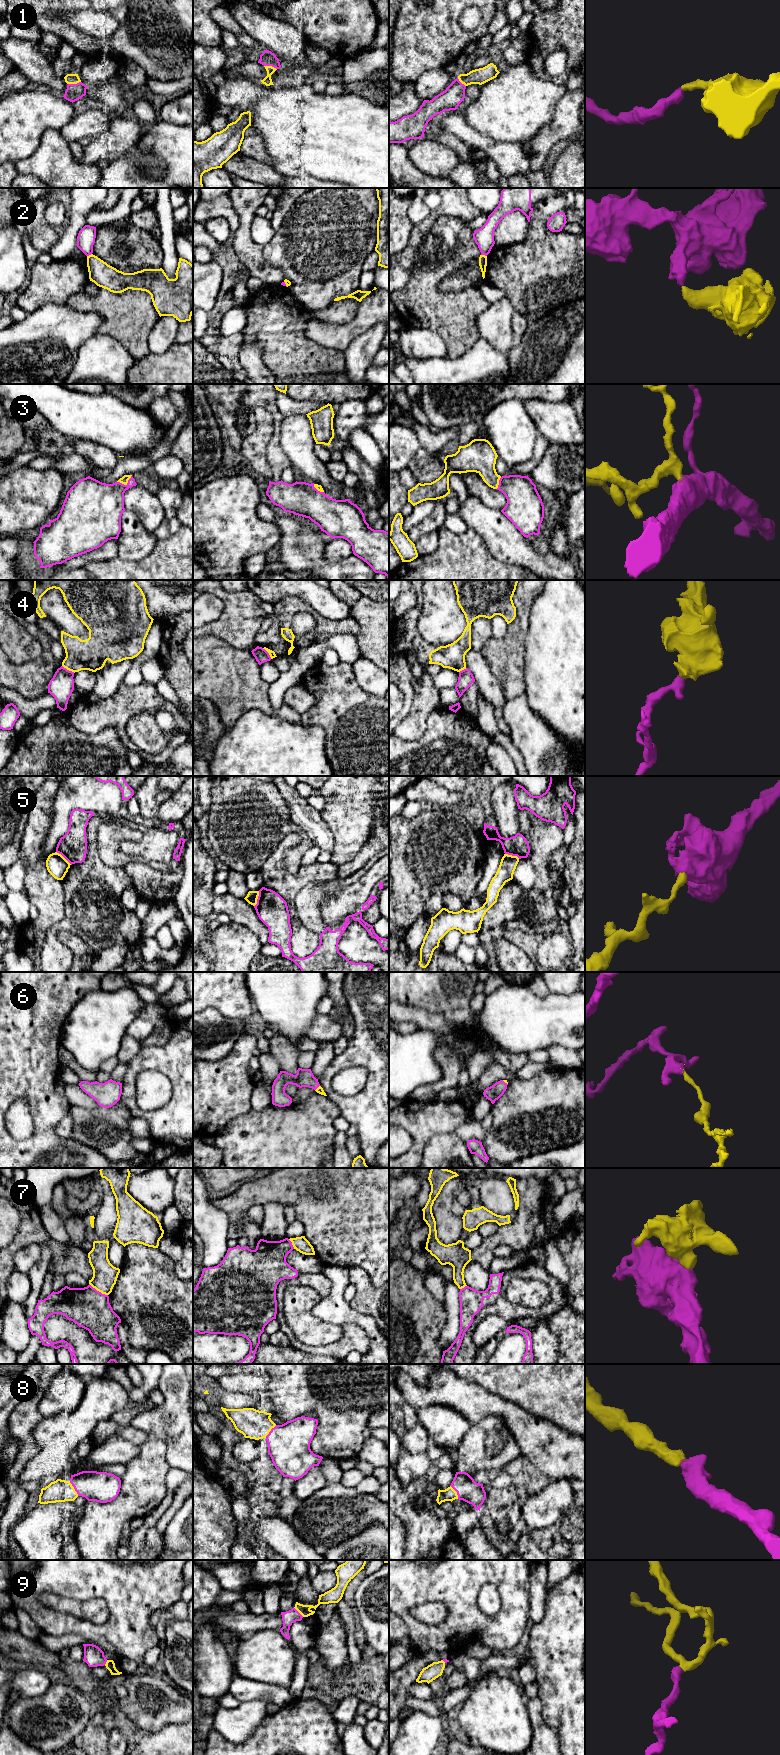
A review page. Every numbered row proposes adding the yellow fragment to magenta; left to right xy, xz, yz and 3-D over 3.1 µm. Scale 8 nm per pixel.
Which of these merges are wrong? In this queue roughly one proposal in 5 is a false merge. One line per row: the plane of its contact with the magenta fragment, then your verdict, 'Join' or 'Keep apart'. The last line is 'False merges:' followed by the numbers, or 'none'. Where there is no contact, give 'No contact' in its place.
1: Touches magenta in xy. Join
2: Touches magenta in yz. Keep apart
3: Touches magenta in xy. Join
4: Touches magenta in xy. Keep apart
5: Touches magenta in xy. Keep apart
6: Touches magenta in yz. Join
7: Touches magenta in xy. Keep apart
8: Touches magenta in xy. Join
9: Touches magenta in xz. Join
False merges: 2, 4, 5, 7

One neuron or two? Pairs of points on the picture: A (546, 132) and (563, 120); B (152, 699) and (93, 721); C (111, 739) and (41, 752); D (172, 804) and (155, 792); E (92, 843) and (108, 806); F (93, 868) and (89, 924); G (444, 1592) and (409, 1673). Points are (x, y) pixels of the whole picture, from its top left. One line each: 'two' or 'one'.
A: one
B: one
C: one
D: two
E: two
F: one
G: two

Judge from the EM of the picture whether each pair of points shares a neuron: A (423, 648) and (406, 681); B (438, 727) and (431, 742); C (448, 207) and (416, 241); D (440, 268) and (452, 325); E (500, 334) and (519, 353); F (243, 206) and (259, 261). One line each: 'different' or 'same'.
A: different
B: same
C: same
D: same
E: different
F: same

